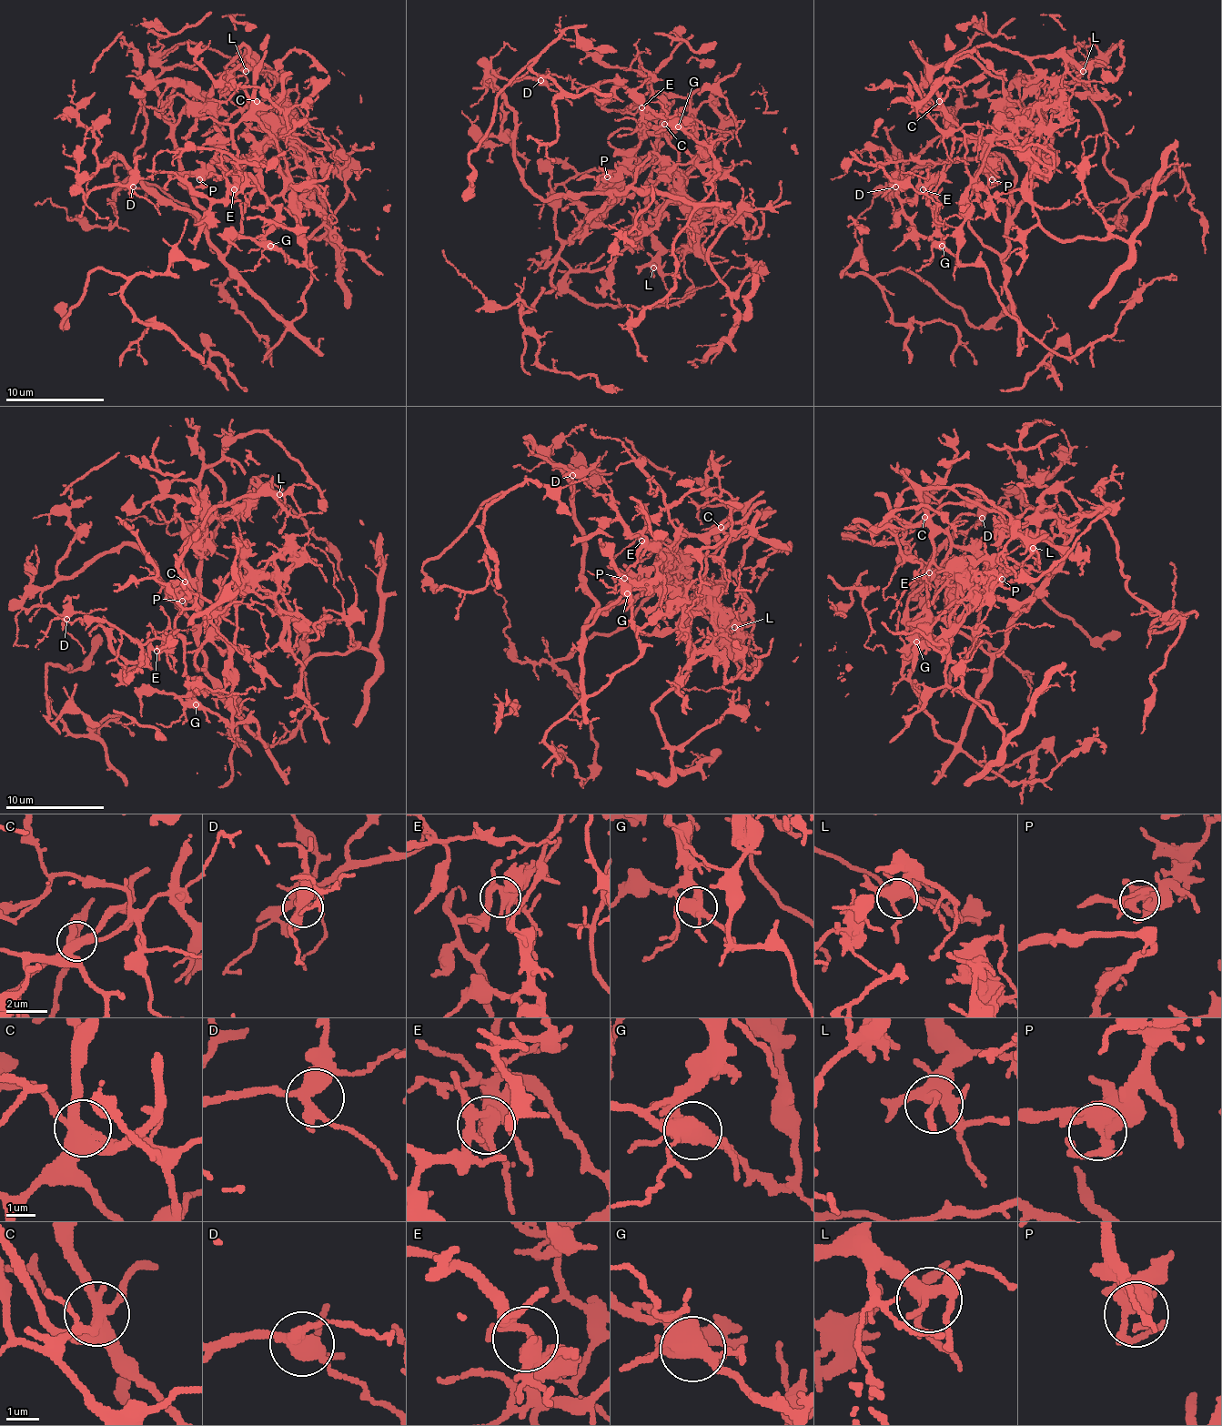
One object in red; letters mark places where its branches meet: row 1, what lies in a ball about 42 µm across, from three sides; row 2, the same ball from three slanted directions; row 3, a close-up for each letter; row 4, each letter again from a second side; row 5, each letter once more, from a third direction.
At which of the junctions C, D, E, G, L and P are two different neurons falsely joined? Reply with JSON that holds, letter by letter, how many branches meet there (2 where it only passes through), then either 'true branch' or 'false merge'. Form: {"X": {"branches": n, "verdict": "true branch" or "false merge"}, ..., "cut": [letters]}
{"C": {"branches": 5, "verdict": "false merge"}, "D": {"branches": 4, "verdict": "true branch"}, "E": {"branches": 4, "verdict": "true branch"}, "G": {"branches": 6, "verdict": "false merge"}, "L": {"branches": 5, "verdict": "true branch"}, "P": {"branches": 5, "verdict": "true branch"}, "cut": ["C", "G"]}

